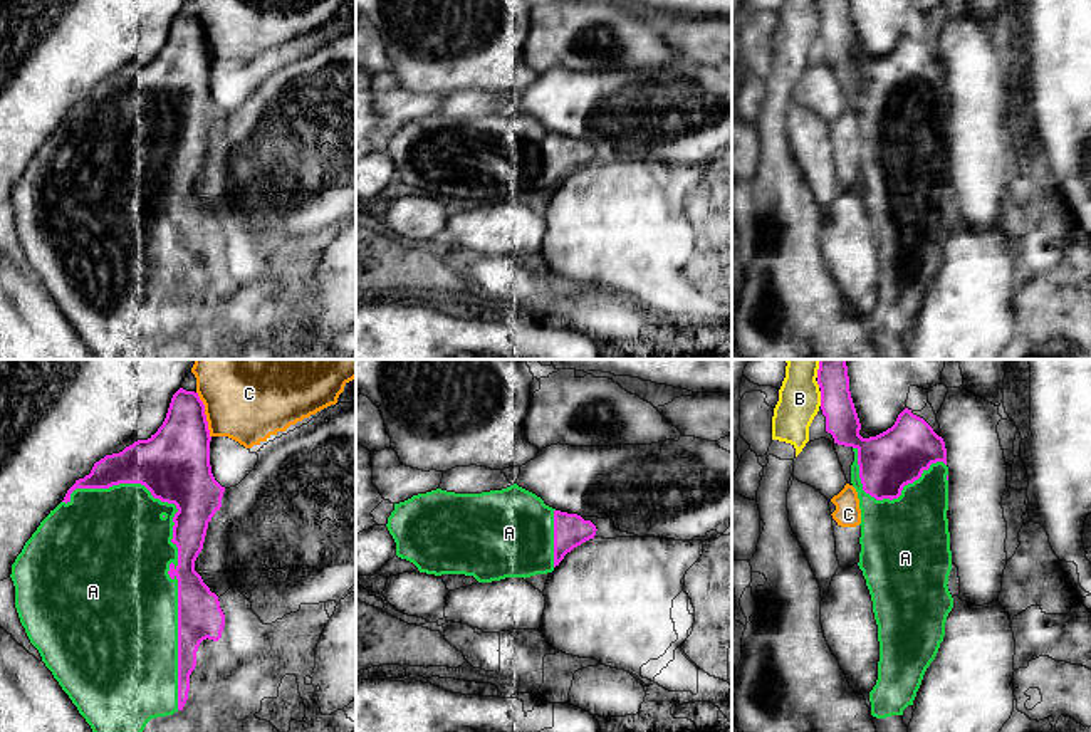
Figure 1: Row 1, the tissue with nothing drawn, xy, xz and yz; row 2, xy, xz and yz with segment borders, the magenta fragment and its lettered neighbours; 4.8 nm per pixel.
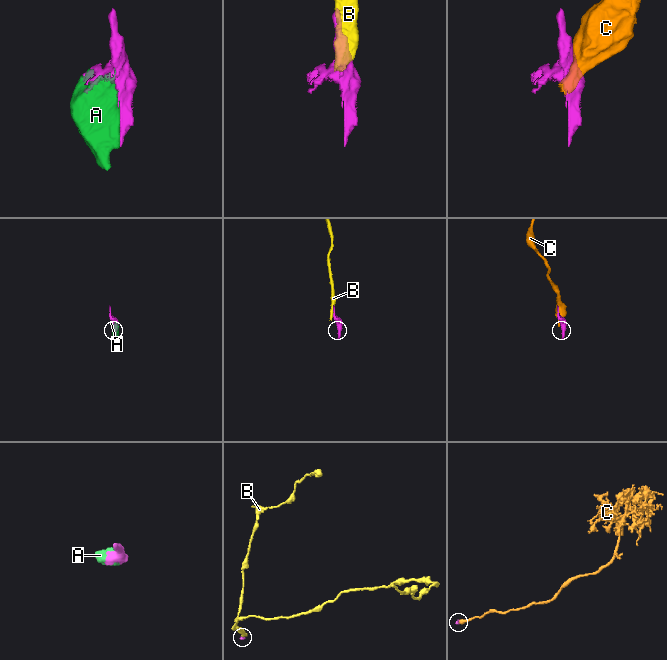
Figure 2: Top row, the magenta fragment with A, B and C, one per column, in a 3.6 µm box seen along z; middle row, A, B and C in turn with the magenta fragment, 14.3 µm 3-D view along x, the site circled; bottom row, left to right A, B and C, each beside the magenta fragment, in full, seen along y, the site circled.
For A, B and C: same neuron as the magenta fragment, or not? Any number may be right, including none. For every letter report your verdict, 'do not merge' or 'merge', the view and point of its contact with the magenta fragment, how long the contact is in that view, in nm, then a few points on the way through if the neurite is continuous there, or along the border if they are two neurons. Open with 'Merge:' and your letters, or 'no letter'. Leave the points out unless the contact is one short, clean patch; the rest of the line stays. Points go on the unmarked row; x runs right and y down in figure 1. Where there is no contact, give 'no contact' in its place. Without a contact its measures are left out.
Merge: A
A: merge | xy (178, 187) | 1150 nm
B: do not merge | yz (821, 22) | 70 nm
C: do not merge | xy (205, 39) | 240 nm

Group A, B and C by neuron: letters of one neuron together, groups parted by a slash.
A / B / C

